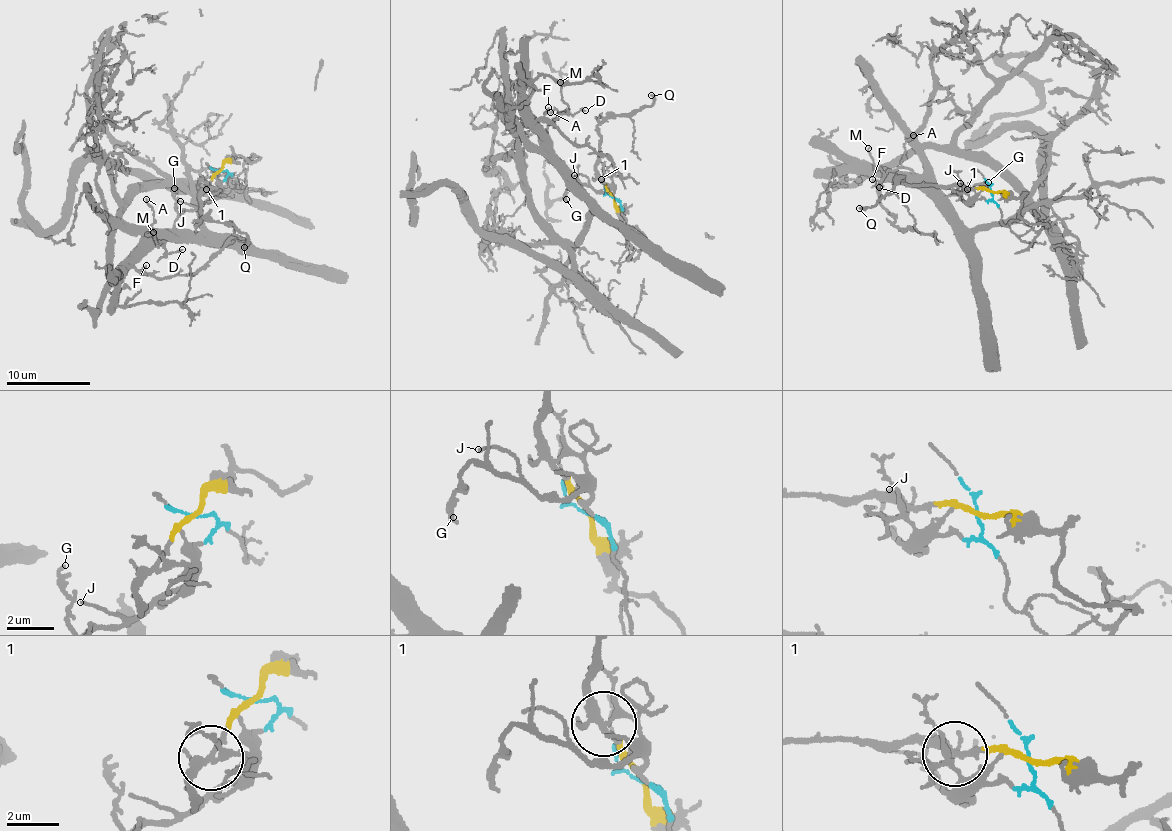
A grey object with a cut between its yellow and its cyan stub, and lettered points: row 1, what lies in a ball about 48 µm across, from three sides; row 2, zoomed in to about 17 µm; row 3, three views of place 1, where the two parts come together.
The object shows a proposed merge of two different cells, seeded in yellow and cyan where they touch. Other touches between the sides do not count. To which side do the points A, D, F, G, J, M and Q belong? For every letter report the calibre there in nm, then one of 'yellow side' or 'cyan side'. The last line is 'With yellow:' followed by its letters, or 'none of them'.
A: 130 nm thick; cyan side
D: 150 nm thick; cyan side
F: 100 nm thick; cyan side
G: 90 nm thick; cyan side
J: 100 nm thick; cyan side
M: 110 nm thick; cyan side
Q: 180 nm thick; yellow side
With yellow: Q

